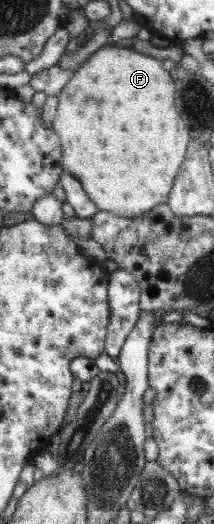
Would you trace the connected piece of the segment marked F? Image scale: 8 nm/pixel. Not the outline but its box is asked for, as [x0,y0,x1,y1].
[51,43,190,218]

